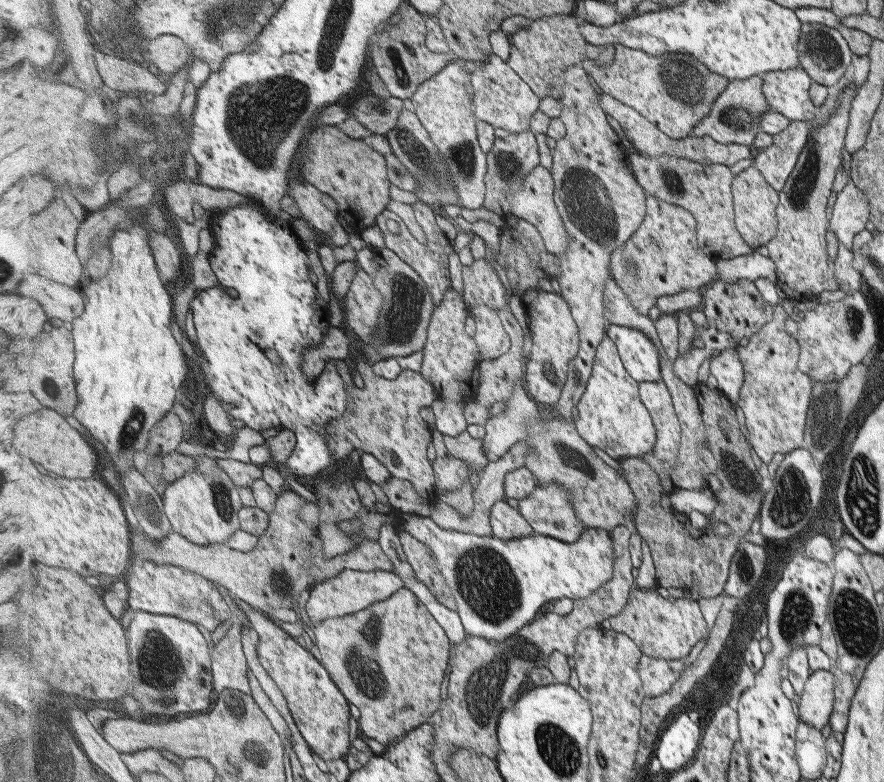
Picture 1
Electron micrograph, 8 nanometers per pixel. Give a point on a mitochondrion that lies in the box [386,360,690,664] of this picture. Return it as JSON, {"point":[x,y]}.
{"point":[486,582]}

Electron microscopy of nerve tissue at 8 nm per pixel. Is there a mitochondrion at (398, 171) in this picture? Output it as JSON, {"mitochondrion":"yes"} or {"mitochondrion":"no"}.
{"mitochondrion":"yes"}

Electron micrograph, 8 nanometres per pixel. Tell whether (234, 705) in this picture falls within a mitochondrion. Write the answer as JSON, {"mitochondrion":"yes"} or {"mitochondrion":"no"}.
{"mitochondrion":"yes"}

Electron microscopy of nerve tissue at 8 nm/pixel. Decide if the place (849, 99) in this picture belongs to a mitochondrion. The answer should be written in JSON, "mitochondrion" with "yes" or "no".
{"mitochondrion":"no"}

